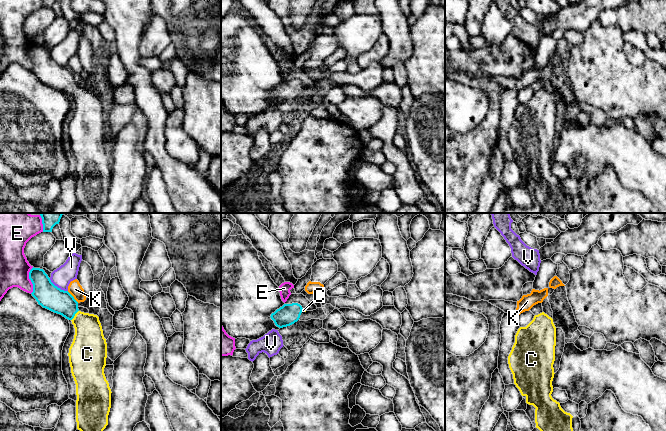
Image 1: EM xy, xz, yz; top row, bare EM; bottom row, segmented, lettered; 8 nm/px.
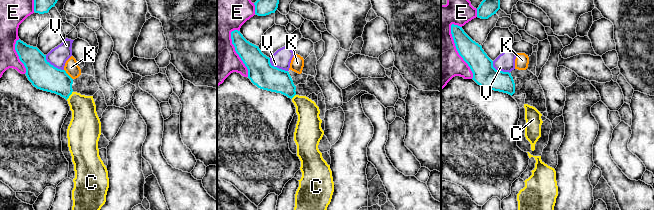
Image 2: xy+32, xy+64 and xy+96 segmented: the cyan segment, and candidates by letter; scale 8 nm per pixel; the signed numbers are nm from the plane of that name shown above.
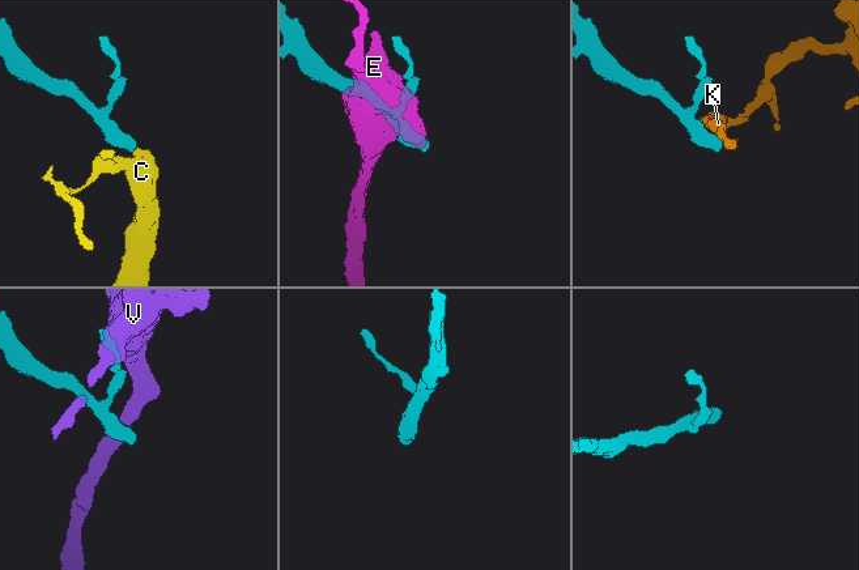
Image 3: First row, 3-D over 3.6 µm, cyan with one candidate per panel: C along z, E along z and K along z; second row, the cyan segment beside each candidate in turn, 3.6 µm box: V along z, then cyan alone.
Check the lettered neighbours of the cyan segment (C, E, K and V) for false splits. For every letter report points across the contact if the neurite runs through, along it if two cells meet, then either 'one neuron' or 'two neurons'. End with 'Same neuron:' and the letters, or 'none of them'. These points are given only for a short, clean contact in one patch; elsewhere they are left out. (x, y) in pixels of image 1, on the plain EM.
C: runs through xy (51, 73), (60, 77), (74, 91), (88, 105), (89, 118); one neuron
E: two neurons
K: border along xy (67, 67), (78, 78); two neurons
V: border along xy (49, 54), (55, 61), (67, 67); two neurons
Same neuron: C

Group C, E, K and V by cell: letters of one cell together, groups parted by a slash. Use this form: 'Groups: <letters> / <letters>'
Groups: C / E / K / V

